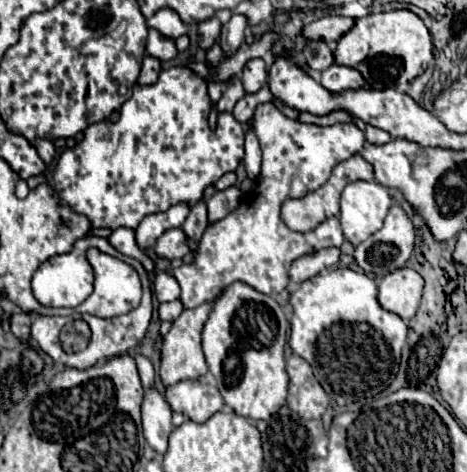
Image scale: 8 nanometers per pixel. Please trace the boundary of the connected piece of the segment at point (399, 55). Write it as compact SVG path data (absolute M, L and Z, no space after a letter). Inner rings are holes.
M411 10L377 12L359 18L357 24L337 42L335 60L337 64L359 70L367 86L375 90L395 88L397 84L411 82L427 70L433 60L433 40L423 20Z

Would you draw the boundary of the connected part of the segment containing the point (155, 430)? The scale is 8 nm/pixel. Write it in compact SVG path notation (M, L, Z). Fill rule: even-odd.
M151 388L145 392L141 410L143 410L143 434L149 446L163 456L167 452L167 438L173 432L171 408L163 400L163 396L155 388Z

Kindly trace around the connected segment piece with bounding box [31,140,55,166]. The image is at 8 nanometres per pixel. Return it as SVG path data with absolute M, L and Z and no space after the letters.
M35 140L35 142L31 142L31 144L37 148L39 156L41 156L43 162L49 166L49 164L53 162L53 158L55 158L55 146L53 146L53 142L49 142L49 140Z

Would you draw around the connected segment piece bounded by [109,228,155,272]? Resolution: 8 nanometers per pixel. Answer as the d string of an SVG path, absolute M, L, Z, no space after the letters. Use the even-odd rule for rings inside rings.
M117 228L117 230L113 230L113 234L109 236L109 242L111 242L121 254L139 260L147 272L153 272L155 270L155 262L137 246L137 242L135 242L135 230L131 230L131 228Z

